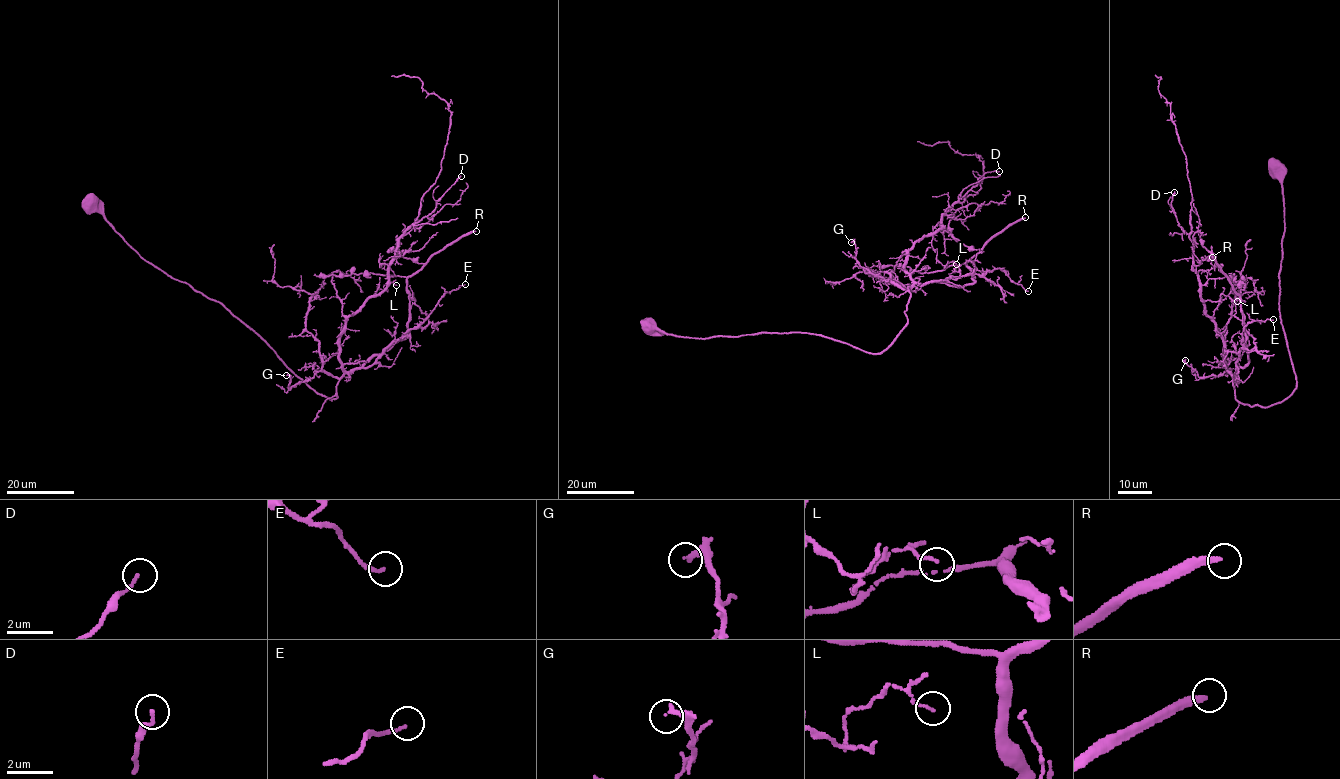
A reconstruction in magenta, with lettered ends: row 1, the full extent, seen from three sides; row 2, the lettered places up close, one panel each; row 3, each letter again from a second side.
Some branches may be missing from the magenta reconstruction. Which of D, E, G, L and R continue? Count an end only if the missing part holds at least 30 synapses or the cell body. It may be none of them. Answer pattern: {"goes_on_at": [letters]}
{"goes_on_at": ["R"]}

